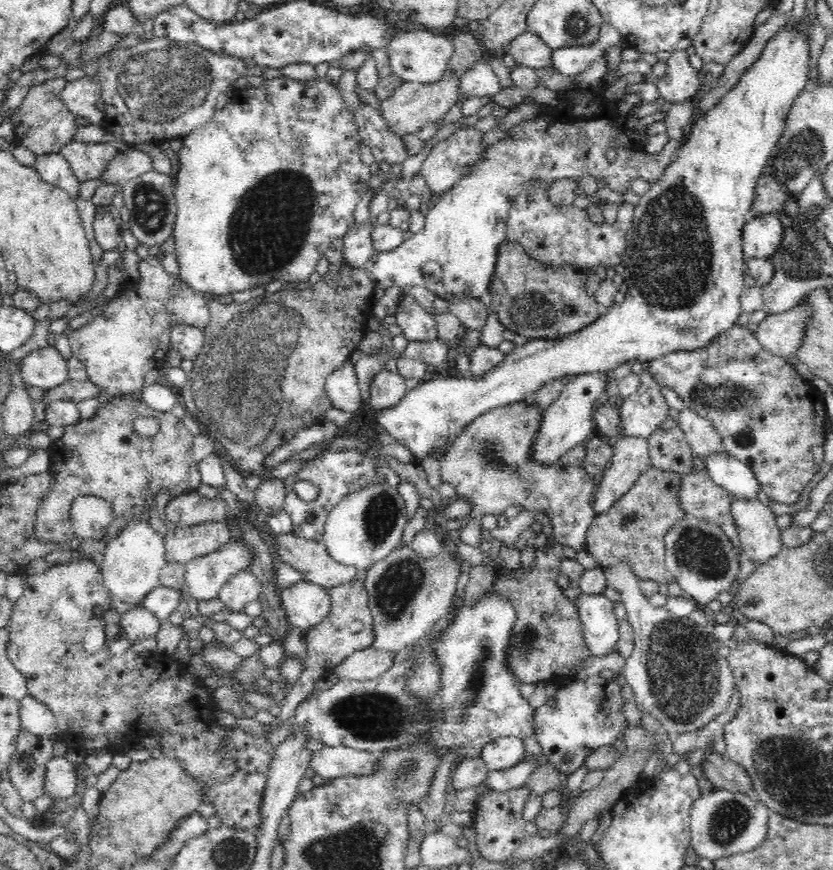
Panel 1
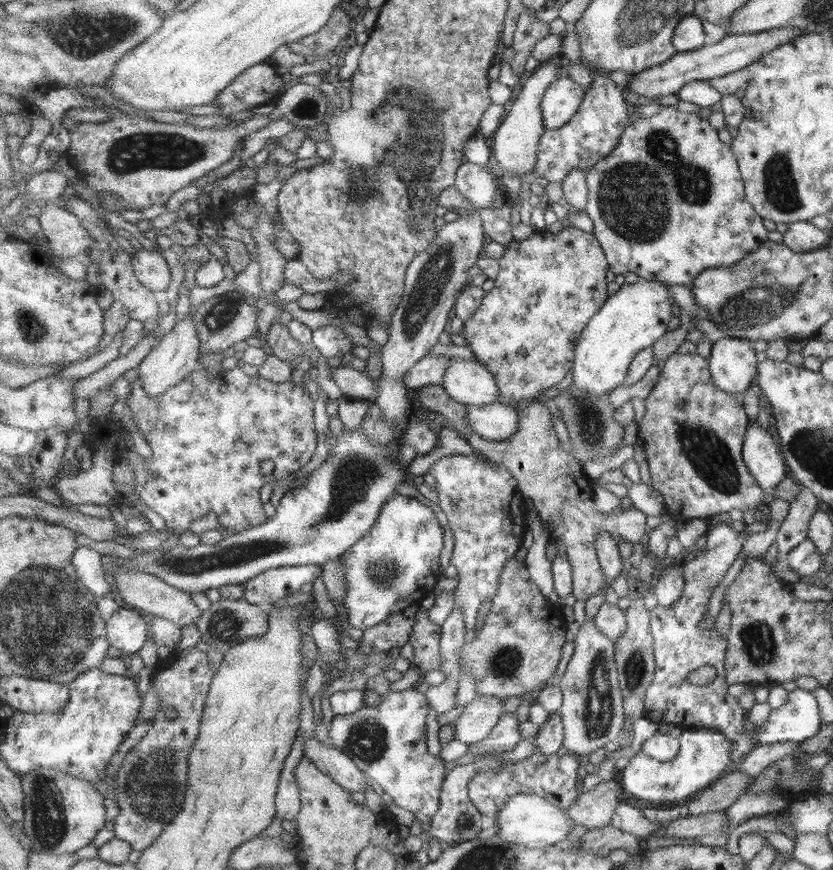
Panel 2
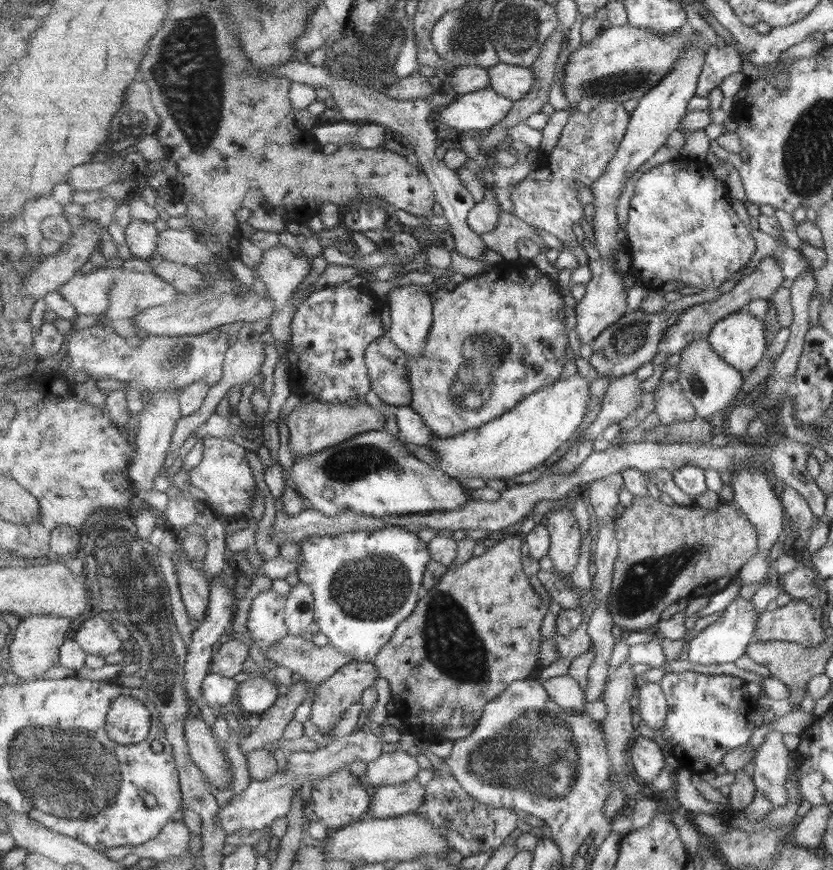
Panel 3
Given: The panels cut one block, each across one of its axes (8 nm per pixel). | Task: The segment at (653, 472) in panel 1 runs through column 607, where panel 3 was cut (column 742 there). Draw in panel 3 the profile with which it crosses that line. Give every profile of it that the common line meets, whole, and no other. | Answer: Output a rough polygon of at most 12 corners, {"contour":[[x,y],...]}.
{"contour":[[634,497],[609,612],[624,633],[710,596],[759,550],[732,502]]}

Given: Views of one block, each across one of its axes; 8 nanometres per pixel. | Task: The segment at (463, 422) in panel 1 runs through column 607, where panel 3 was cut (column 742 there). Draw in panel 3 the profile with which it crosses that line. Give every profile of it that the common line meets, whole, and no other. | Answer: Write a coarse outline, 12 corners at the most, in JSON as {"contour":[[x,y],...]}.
{"contour":[[743,308],[716,320],[706,340],[745,373],[765,352],[761,321]]}

